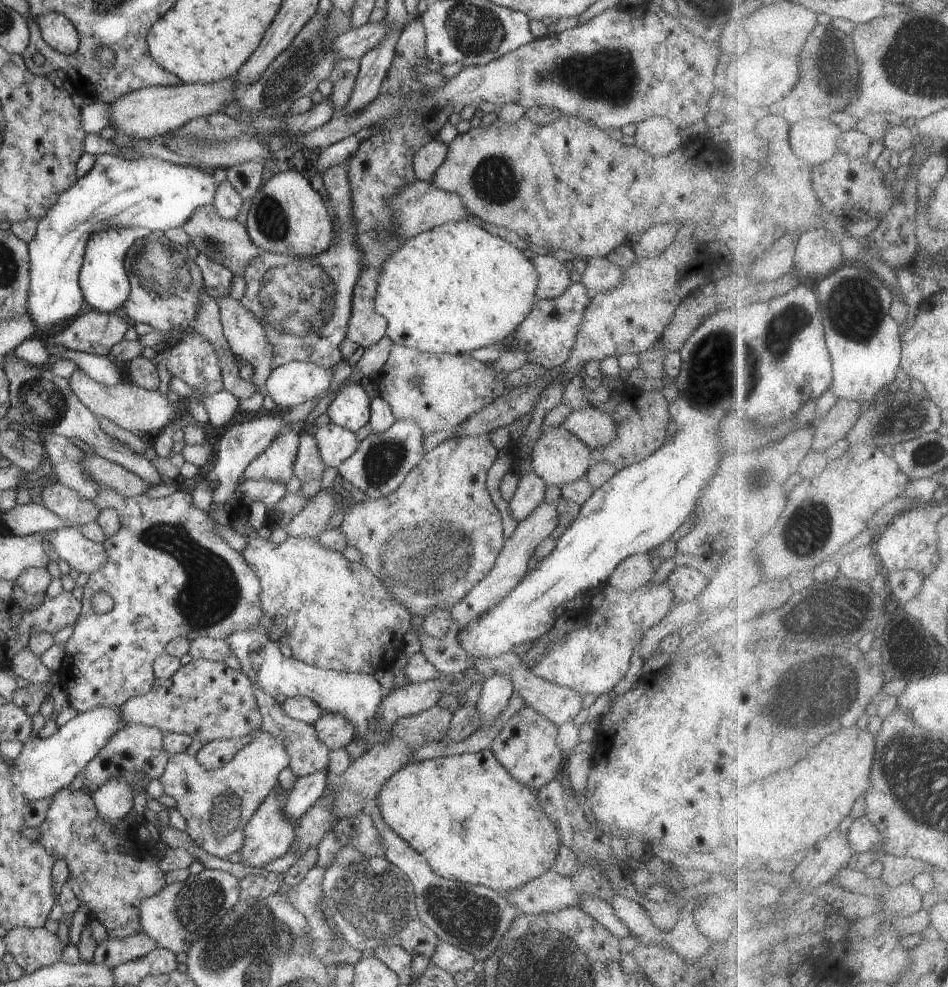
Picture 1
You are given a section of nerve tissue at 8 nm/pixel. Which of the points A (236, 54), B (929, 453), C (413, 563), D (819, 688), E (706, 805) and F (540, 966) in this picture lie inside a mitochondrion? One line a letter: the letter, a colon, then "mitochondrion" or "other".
A: other
B: mitochondrion
C: mitochondrion
D: mitochondrion
E: other
F: mitochondrion

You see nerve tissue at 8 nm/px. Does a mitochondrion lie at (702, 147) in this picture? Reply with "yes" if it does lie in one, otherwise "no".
no

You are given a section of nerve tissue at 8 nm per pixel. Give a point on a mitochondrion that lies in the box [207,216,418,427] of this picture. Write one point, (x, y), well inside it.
(296, 299)

